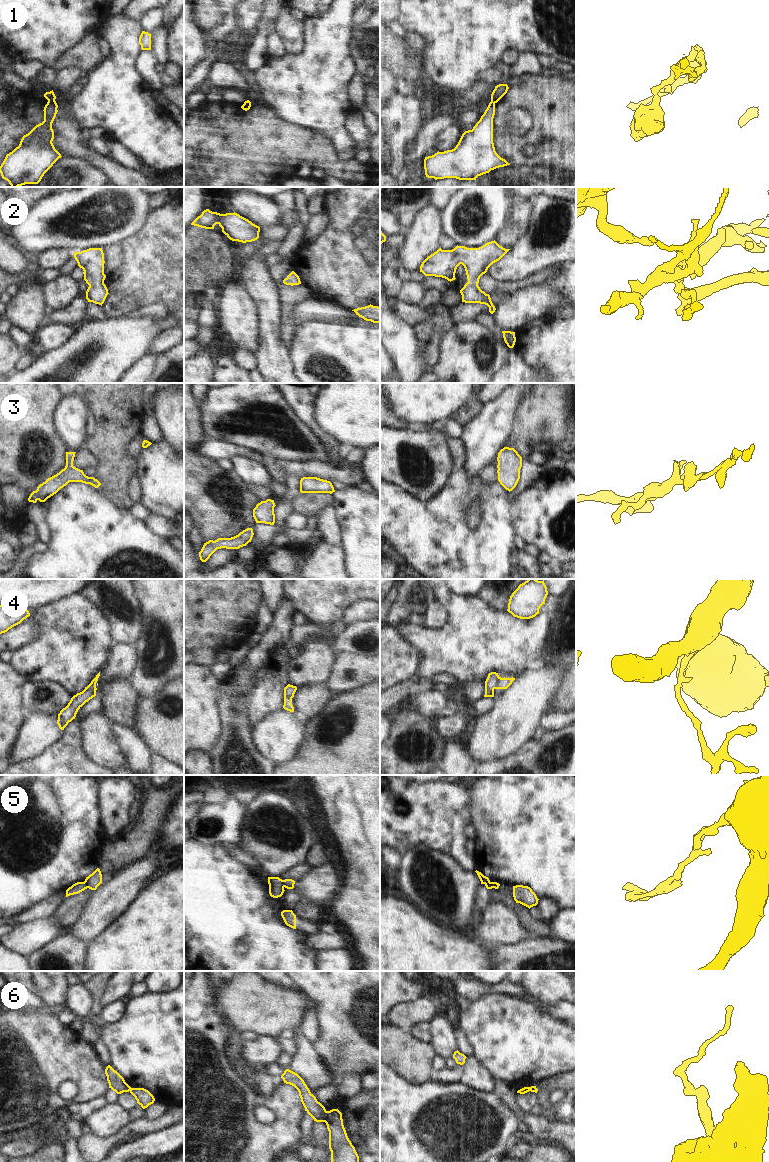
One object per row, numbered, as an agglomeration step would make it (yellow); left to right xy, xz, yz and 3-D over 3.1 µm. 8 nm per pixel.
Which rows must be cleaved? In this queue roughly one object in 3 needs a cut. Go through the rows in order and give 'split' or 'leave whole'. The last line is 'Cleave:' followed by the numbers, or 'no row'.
1: split
2: leave whole
3: leave whole
4: leave whole
5: split
6: split
Cleave: 1, 5, 6

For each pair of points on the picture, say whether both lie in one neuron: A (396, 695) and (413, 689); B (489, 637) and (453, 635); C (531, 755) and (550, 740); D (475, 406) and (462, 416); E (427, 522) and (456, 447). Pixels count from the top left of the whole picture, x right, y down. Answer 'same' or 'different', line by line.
A: same
B: same
C: same
D: same
E: different

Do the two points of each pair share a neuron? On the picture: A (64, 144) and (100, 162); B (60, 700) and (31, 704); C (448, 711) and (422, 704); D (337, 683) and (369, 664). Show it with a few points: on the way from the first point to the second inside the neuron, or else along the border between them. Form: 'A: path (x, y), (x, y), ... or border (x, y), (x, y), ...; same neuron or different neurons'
A: path (73, 146), (91, 156); same neuron
B: path (53, 700), (38, 703); same neuron
C: path (442, 707), (428, 704); same neuron
D: path (342, 673), (342, 670), (346, 667), (359, 667); same neuron

